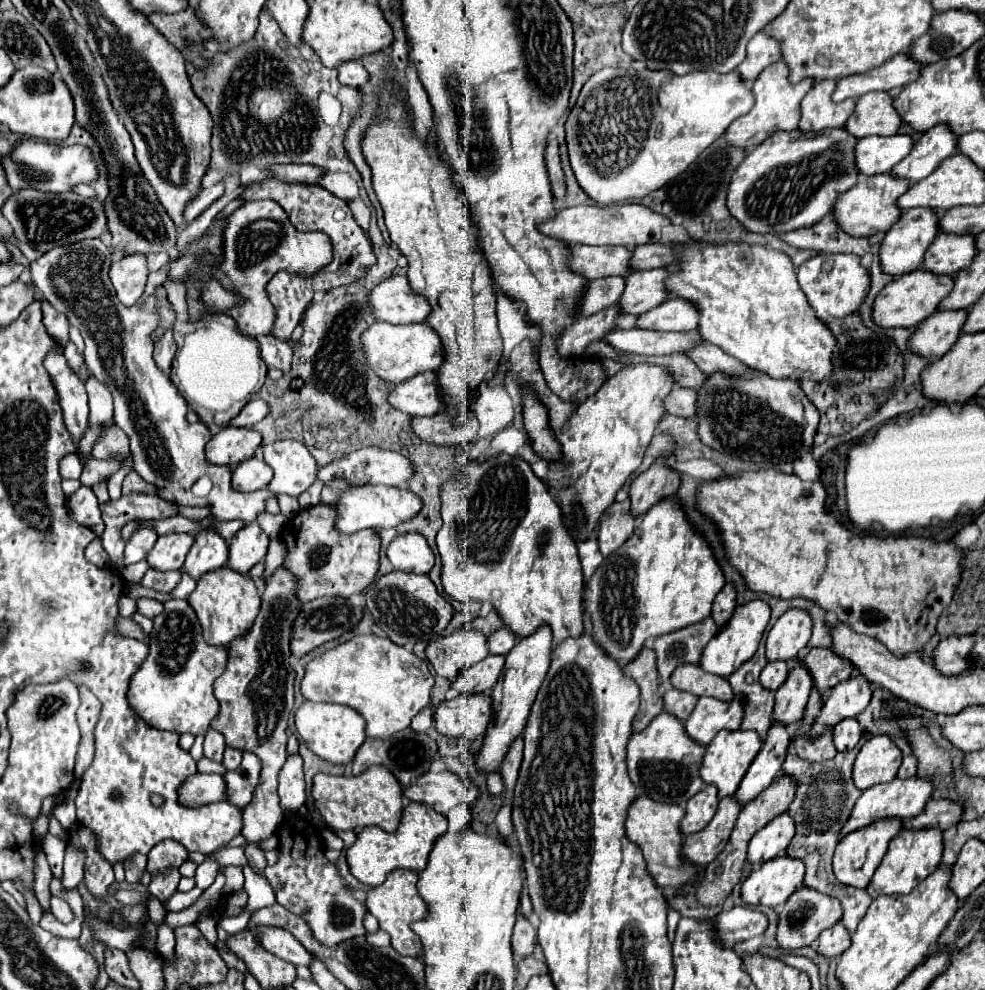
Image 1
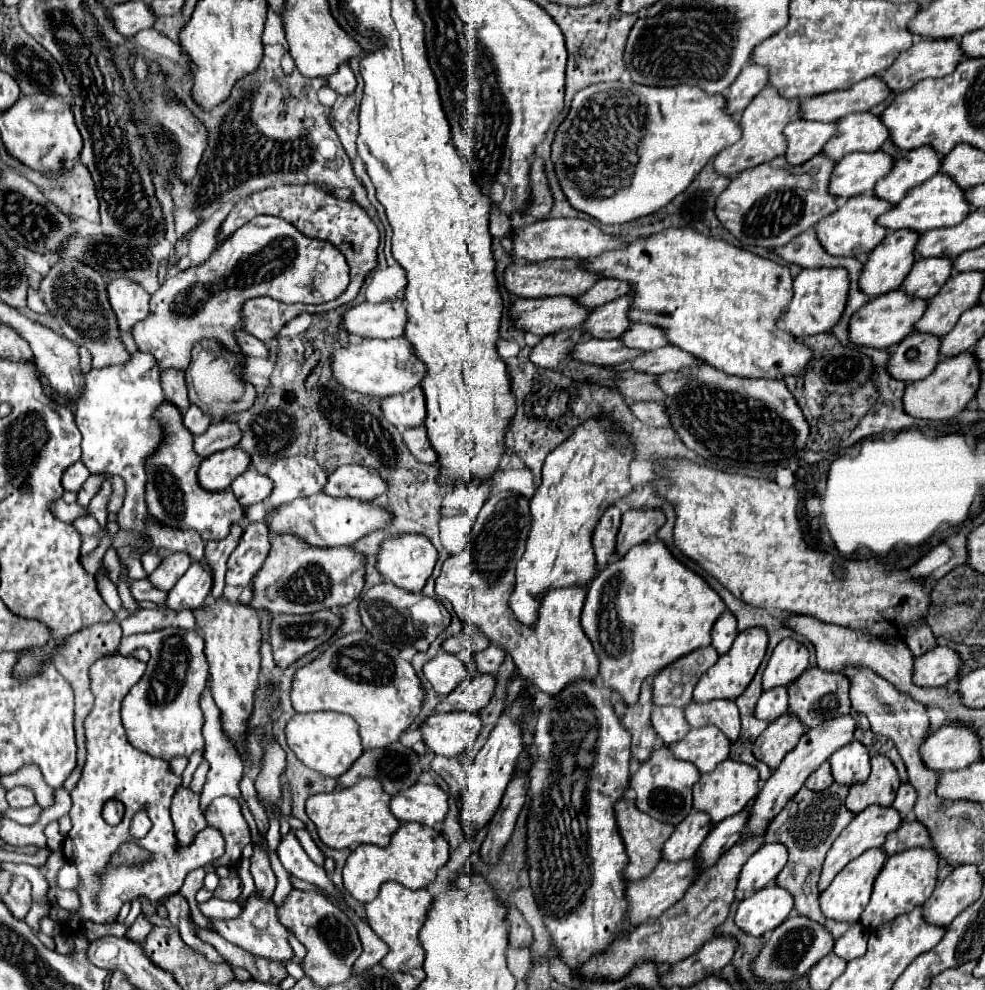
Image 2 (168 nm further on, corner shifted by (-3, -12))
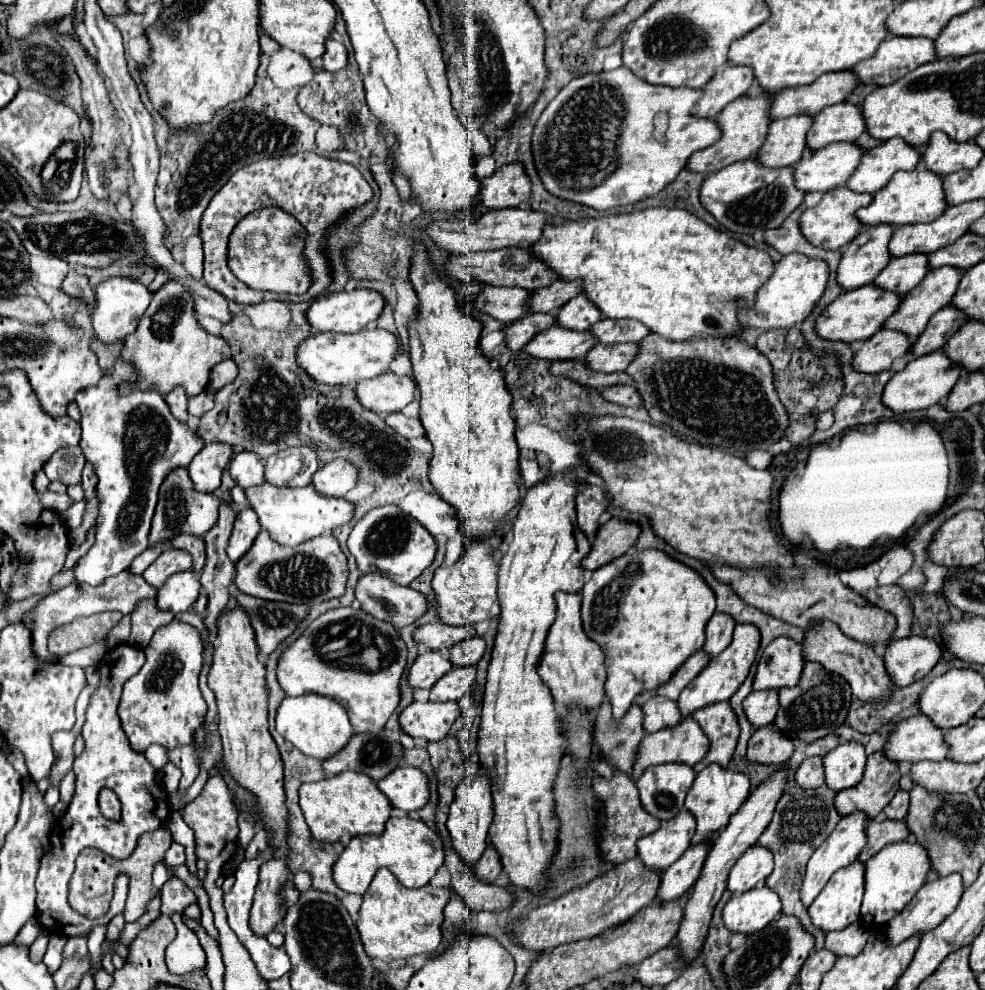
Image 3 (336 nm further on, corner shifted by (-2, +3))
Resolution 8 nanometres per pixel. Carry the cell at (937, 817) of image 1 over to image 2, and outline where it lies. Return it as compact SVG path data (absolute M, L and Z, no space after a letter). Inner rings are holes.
M919 821L903 823L897 831L887 835L883 843L883 851L887 853L887 857L913 847L931 847L931 837L927 835L927 829Z

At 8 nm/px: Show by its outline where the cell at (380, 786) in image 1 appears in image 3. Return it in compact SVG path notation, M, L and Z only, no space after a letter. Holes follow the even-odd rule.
M342 772L342 774L332 776L332 778L302 784L302 788L300 788L300 808L304 812L304 818L306 818L306 824L310 826L312 836L316 840L327 843L341 842L343 846L346 846L354 836L378 836L378 834L382 834L384 824L386 824L386 820L390 818L390 812L392 812L390 800L386 800L386 796L382 792L378 792L376 782L370 780L362 772Z

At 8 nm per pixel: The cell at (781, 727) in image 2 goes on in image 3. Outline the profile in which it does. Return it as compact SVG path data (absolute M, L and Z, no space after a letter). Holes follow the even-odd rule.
M772 724L756 728L748 742L748 760L762 764L784 764L790 760L794 744L788 736L782 736Z

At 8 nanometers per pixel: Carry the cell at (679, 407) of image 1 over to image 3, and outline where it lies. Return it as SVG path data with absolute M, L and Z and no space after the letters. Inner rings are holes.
M612 386L604 388L602 396L610 402L622 404L622 406L642 406L642 398L638 396L638 390L634 386Z

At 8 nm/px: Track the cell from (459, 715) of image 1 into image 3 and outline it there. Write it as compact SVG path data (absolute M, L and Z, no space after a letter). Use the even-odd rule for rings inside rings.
M412 702L400 714L400 726L412 738L426 738L428 742L444 740L462 710L458 702Z

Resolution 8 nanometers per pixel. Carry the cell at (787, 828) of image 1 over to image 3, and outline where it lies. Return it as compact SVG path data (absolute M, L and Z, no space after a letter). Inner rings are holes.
M754 844L734 864L734 868L728 876L728 888L734 894L742 894L742 892L762 884L770 876L772 866L774 866L774 854L768 848Z

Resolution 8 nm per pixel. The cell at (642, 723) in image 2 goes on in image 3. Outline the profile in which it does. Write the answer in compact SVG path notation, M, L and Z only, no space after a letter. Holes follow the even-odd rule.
M608 700L602 702L596 714L594 740L600 746L604 758L622 772L634 766L634 760L638 756L638 744L646 734L642 722L644 712L638 704L632 704L630 712L626 712L622 720L614 720Z

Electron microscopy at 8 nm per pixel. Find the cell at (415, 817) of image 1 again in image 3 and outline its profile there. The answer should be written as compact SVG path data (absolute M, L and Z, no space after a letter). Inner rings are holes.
M390 818L380 836L354 836L334 864L334 882L352 894L364 894L378 868L386 866L406 888L420 888L430 882L444 864L444 842L440 834L420 818Z

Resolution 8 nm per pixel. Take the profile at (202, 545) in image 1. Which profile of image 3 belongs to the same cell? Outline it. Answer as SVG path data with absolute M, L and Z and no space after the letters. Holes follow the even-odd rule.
M192 568L188 572L178 572L166 580L166 584L158 590L156 602L160 610L170 610L174 614L190 610L200 592L200 582L194 576Z

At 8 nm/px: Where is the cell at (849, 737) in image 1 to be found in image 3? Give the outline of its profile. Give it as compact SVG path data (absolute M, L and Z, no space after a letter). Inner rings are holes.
M856 740L844 742L824 756L826 784L834 792L852 788L862 780L864 766L866 766L864 744L860 744Z

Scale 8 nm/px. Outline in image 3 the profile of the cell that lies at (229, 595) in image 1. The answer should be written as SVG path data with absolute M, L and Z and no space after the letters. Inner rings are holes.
M232 608L224 610L222 616L218 618L218 634L212 642L214 654L212 654L212 666L208 672L208 686L216 694L216 704L218 704L218 732L222 736L222 760L226 770L232 774L232 778L254 792L258 796L260 804L260 816L264 822L266 830L274 830L276 836L272 838L274 846L278 848L286 840L286 816L288 810L284 806L284 788L282 788L282 760L280 752L276 748L276 742L272 740L268 732L268 690L266 690L266 668L258 660L258 644L254 644L254 628L250 628L250 616L242 612L242 608Z

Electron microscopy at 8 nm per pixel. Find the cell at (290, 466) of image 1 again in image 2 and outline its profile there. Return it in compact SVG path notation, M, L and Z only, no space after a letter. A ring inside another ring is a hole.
M295 455L275 461L269 467L267 475L273 481L273 491L267 501L273 507L289 503L299 495L303 497L315 495L323 491L327 483L327 475L323 473L323 469L315 463L315 459L305 455Z

